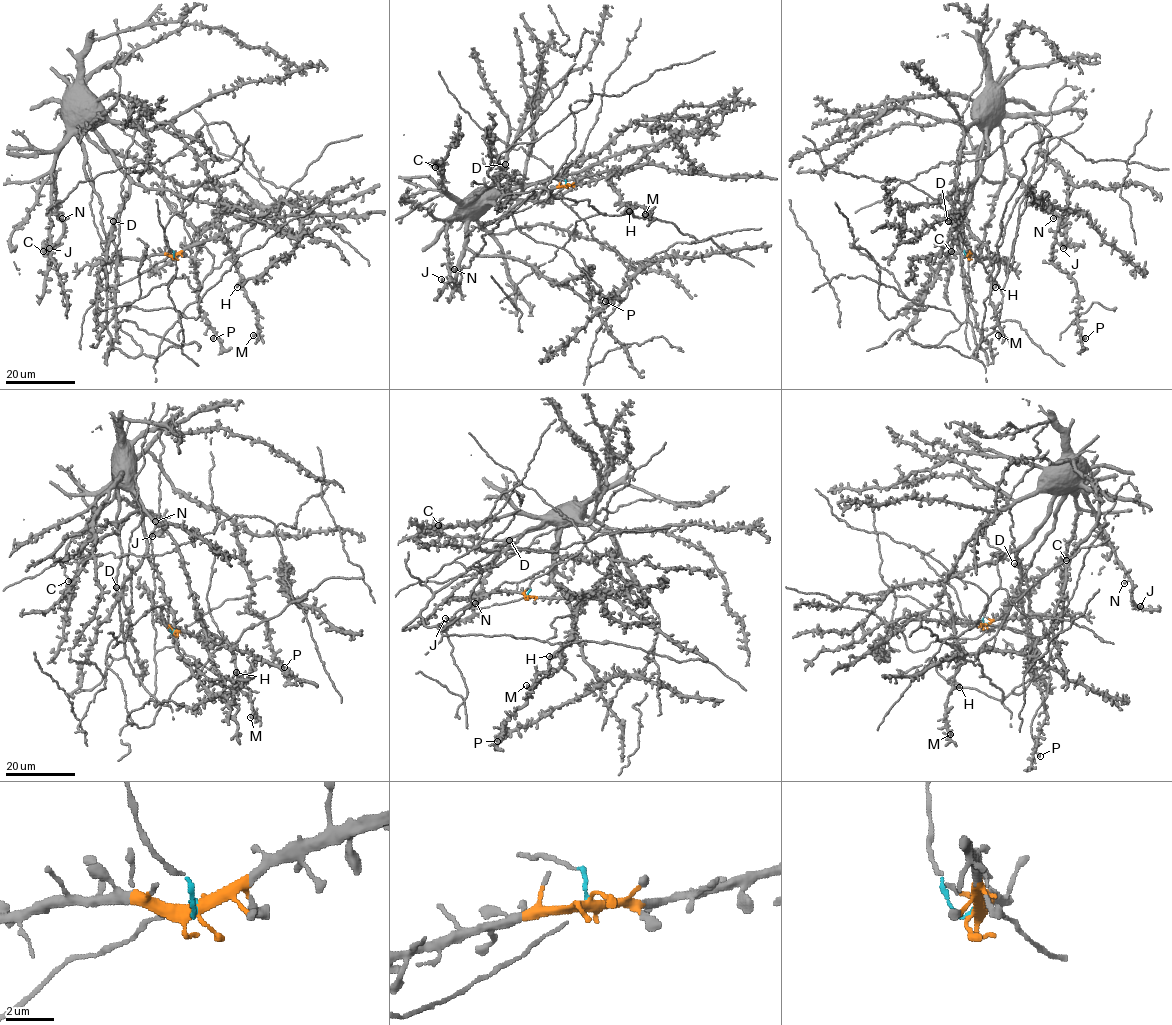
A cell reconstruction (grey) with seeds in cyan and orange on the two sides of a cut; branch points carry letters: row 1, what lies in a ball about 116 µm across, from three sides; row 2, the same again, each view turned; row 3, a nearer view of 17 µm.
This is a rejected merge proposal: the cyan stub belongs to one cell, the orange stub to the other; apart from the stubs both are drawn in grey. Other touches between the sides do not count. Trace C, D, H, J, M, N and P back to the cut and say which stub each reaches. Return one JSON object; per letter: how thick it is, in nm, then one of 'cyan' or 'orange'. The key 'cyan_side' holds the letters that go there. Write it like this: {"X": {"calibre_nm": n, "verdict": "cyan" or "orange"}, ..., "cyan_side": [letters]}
{"C": {"calibre_nm": 480, "verdict": "cyan"}, "D": {"calibre_nm": 420, "verdict": "cyan"}, "H": {"calibre_nm": 360, "verdict": "cyan"}, "J": {"calibre_nm": 360, "verdict": "cyan"}, "M": {"calibre_nm": 340, "verdict": "cyan"}, "N": {"calibre_nm": 300, "verdict": "cyan"}, "P": {"calibre_nm": 400, "verdict": "cyan"}, "cyan_side": ["C", "D", "H", "J", "M", "N", "P"]}

